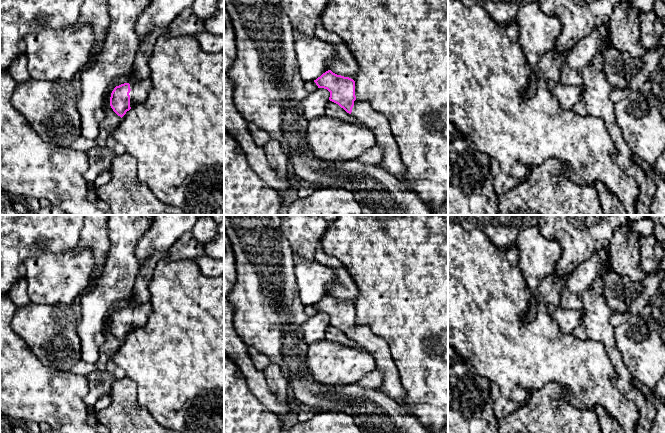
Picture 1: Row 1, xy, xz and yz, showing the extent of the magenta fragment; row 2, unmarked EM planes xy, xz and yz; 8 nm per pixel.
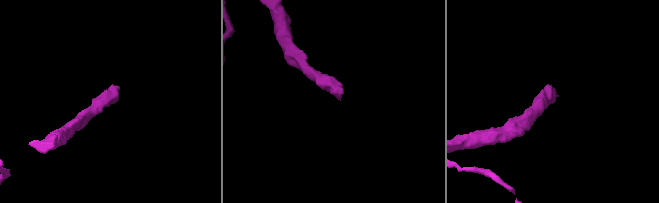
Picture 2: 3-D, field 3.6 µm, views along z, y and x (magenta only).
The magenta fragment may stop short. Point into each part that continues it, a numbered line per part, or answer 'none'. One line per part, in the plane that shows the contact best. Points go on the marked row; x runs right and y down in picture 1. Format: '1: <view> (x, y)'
1: xy (139, 91)

